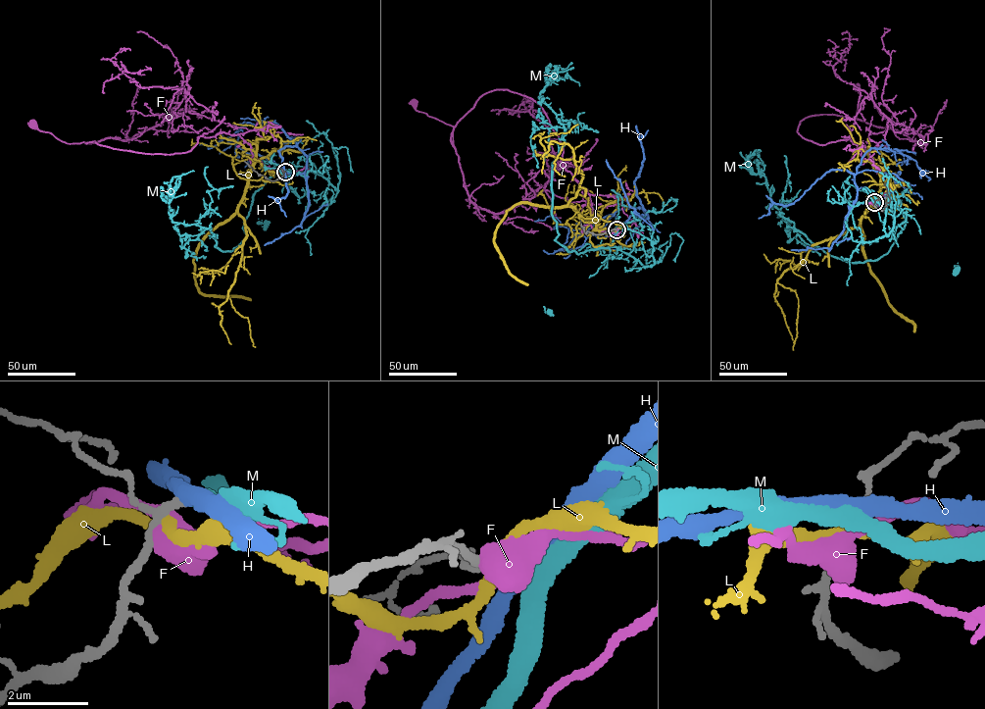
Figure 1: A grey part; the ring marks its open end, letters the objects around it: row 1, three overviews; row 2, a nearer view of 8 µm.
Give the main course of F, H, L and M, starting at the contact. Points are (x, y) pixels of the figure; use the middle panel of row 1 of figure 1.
F: (615, 229), (592, 229), (590, 196), (566, 169), (563, 145), (532, 99), (490, 91), (454, 126), (414, 103)
H: (616, 229), (631, 216), (644, 219), (647, 213), (637, 207), (619, 209), (575, 234), (551, 216), (534, 221)
L: (615, 229), (597, 229), (567, 206), (582, 176), (566, 144), (554, 162), (563, 183)
M: (616, 229), (610, 246), (578, 254), (555, 239), (552, 166), (564, 127), (539, 96), (565, 70), (579, 85)

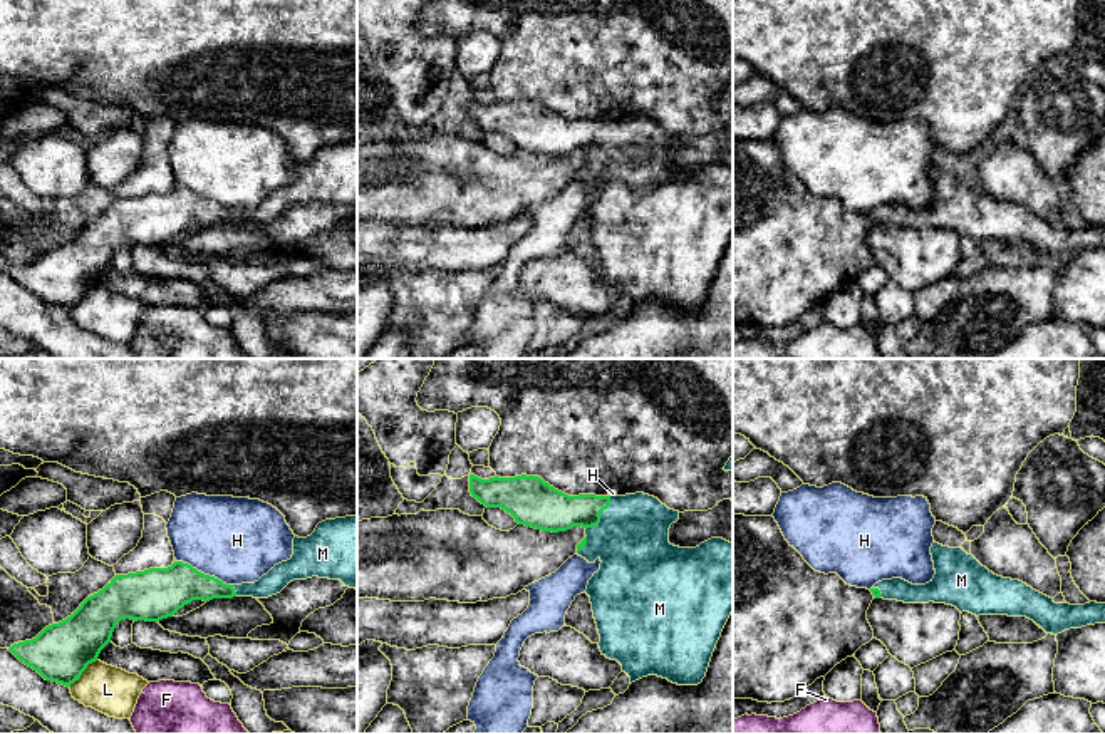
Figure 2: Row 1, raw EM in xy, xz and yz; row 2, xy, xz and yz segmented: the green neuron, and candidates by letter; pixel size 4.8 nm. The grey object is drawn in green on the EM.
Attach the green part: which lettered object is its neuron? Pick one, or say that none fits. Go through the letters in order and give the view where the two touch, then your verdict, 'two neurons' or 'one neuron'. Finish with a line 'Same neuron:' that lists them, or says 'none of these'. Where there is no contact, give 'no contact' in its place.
F: no contact | two neurons
H: xy | two neurons
L: xy | two neurons
M: xz | one neuron
Same neuron: M

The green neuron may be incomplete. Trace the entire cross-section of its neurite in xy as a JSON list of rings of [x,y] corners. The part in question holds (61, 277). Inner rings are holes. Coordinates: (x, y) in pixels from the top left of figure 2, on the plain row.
[[[357,141],[325,144],[310,161],[295,161],[292,183],[275,189],[255,208],[226,209],[183,186],[116,199],[70,241],[8,275],[45,305],[70,312],[97,285],[121,245],[159,246],[193,225],[268,223],[290,206],[312,201],[340,204],[357,215]]]

